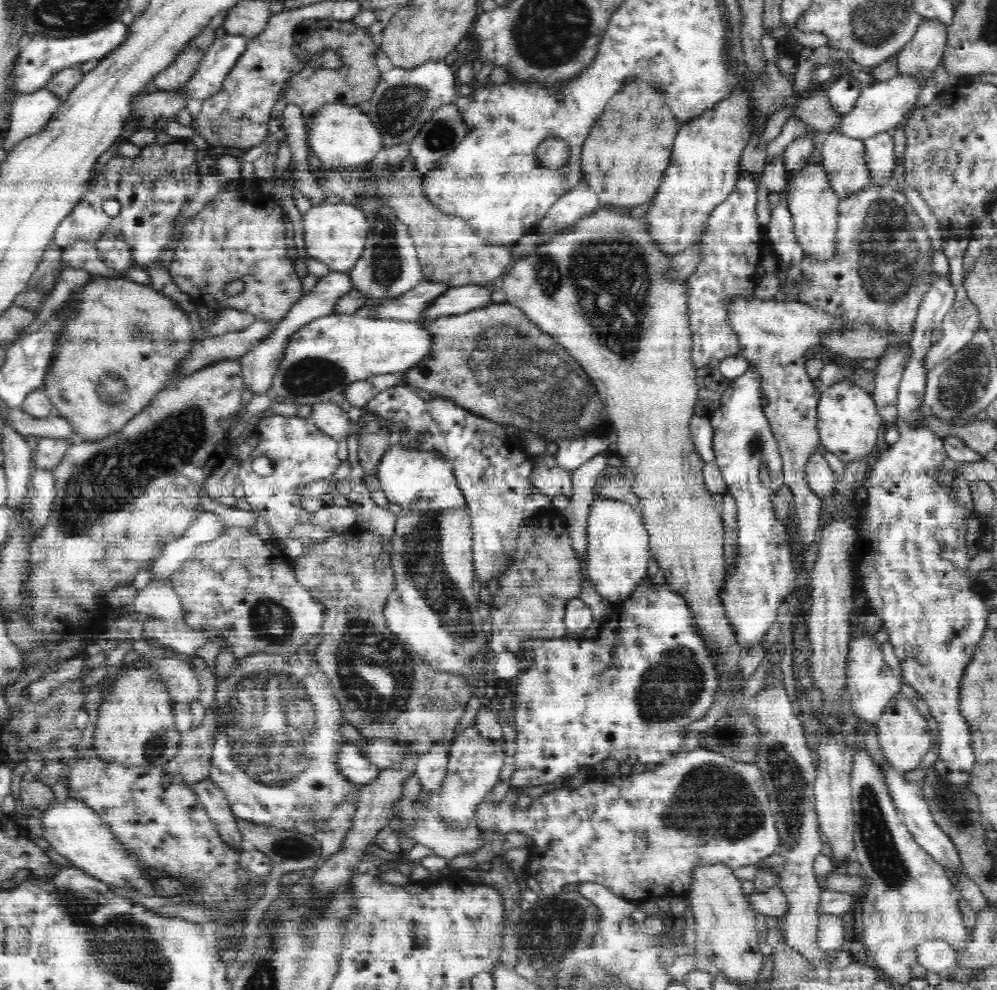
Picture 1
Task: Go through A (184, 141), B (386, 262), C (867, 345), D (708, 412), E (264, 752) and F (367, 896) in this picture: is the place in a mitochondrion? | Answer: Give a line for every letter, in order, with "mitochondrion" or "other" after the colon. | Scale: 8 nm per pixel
A: other
B: mitochondrion
C: other
D: other
E: mitochondrion
F: other

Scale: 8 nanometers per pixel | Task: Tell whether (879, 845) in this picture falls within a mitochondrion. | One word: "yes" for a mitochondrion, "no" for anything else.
yes

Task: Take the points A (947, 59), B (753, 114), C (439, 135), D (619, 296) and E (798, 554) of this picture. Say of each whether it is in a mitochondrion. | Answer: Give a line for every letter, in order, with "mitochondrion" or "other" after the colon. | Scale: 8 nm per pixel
A: other
B: other
C: mitochondrion
D: mitochondrion
E: other

